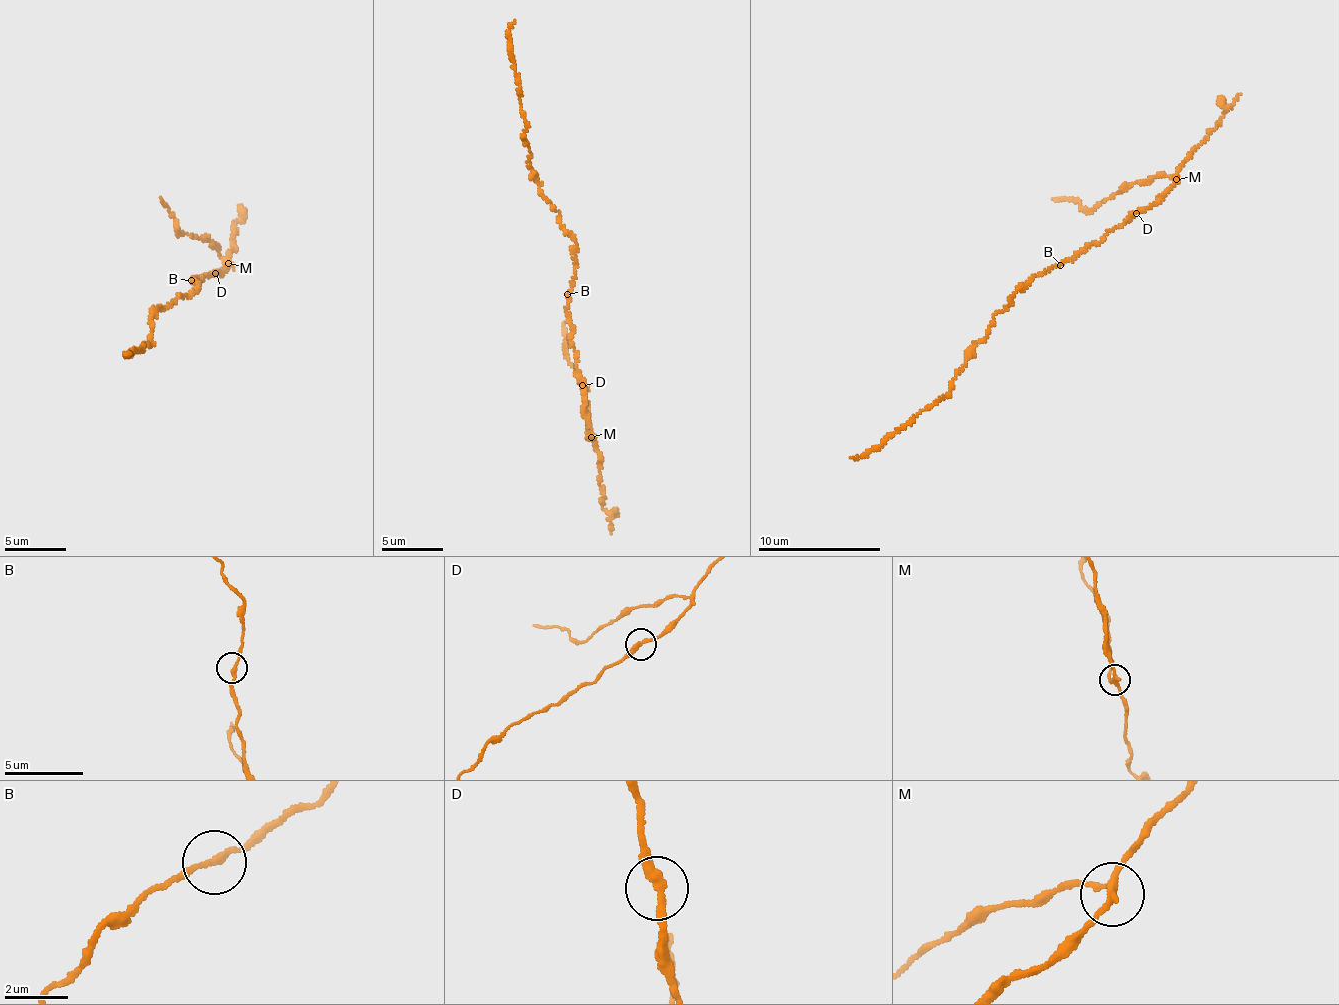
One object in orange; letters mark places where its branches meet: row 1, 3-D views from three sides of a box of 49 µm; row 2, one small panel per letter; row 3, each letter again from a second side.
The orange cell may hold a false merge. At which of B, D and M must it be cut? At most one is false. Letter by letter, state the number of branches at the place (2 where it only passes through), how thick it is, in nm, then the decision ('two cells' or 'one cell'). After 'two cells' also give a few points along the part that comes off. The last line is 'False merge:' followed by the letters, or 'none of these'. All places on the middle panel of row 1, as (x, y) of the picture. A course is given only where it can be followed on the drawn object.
B: branches 2; calibre 190 nm; one cell
D: branches 2; calibre 280 nm; one cell
M: branches 3; calibre 200 nm; two cells; course (590, 437), (587, 436), (586, 388), (568, 360), (564, 322)
False merge: M

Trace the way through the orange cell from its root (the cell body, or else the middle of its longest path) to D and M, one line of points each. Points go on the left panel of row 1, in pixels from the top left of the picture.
D: (194, 280), (202, 281), (205, 275), (208, 278), (215, 273)
M: (194, 280), (202, 281), (205, 275), (208, 278), (215, 273), (221, 277), (227, 264)

